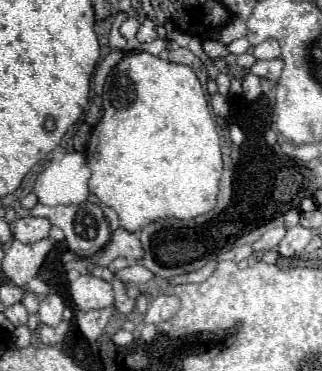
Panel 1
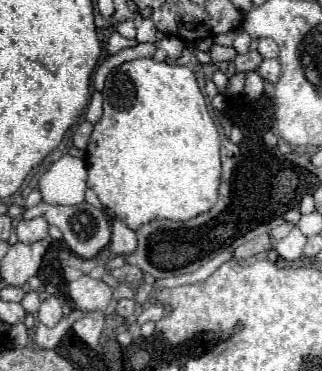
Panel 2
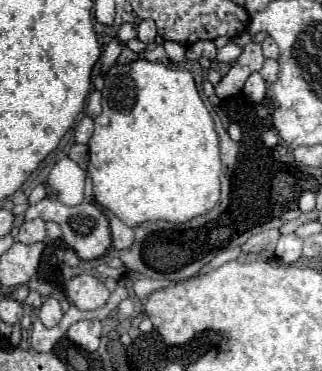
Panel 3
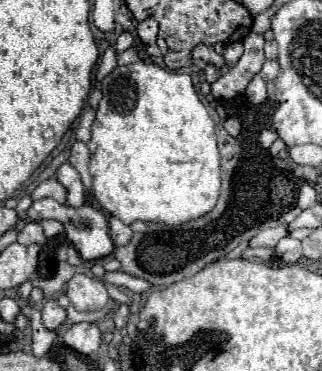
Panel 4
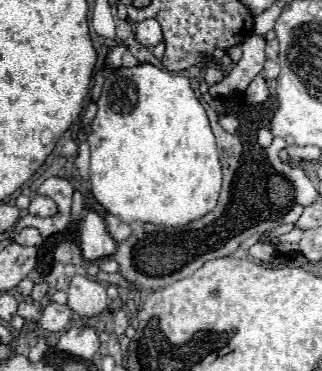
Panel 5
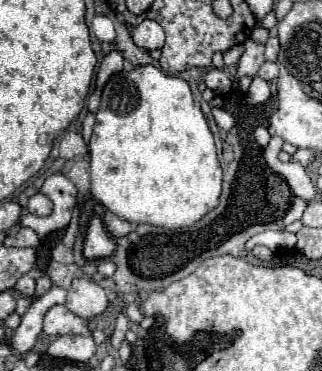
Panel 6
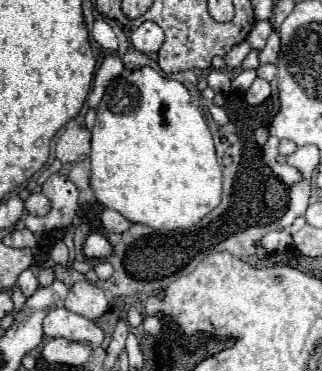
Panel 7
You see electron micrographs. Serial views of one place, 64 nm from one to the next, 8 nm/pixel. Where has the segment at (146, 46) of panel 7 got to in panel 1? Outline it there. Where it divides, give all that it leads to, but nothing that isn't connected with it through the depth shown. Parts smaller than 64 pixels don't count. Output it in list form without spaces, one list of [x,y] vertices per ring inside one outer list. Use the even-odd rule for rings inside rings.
[[[146,18],[146,20],[140,24],[140,30],[138,30],[138,34],[136,34],[136,40],[138,40],[140,44],[144,44],[144,42],[152,42],[152,40],[156,40],[156,38],[158,38],[156,24],[154,24],[150,18]]]

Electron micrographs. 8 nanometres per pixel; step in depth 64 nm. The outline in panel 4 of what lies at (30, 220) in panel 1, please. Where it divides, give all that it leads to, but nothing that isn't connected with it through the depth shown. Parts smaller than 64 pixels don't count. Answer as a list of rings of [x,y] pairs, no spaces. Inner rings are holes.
[[[28,222],[20,232],[18,232],[18,242],[24,244],[24,246],[30,246],[30,244],[44,244],[46,242],[46,236],[44,236],[44,230],[38,222]]]

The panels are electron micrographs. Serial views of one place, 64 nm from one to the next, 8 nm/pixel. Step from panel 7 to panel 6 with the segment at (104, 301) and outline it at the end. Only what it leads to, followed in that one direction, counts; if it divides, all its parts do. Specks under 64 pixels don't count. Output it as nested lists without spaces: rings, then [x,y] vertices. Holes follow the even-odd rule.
[[[76,278],[68,288],[66,306],[80,318],[94,318],[102,314],[108,306],[108,298],[102,286],[98,286],[90,278]]]

